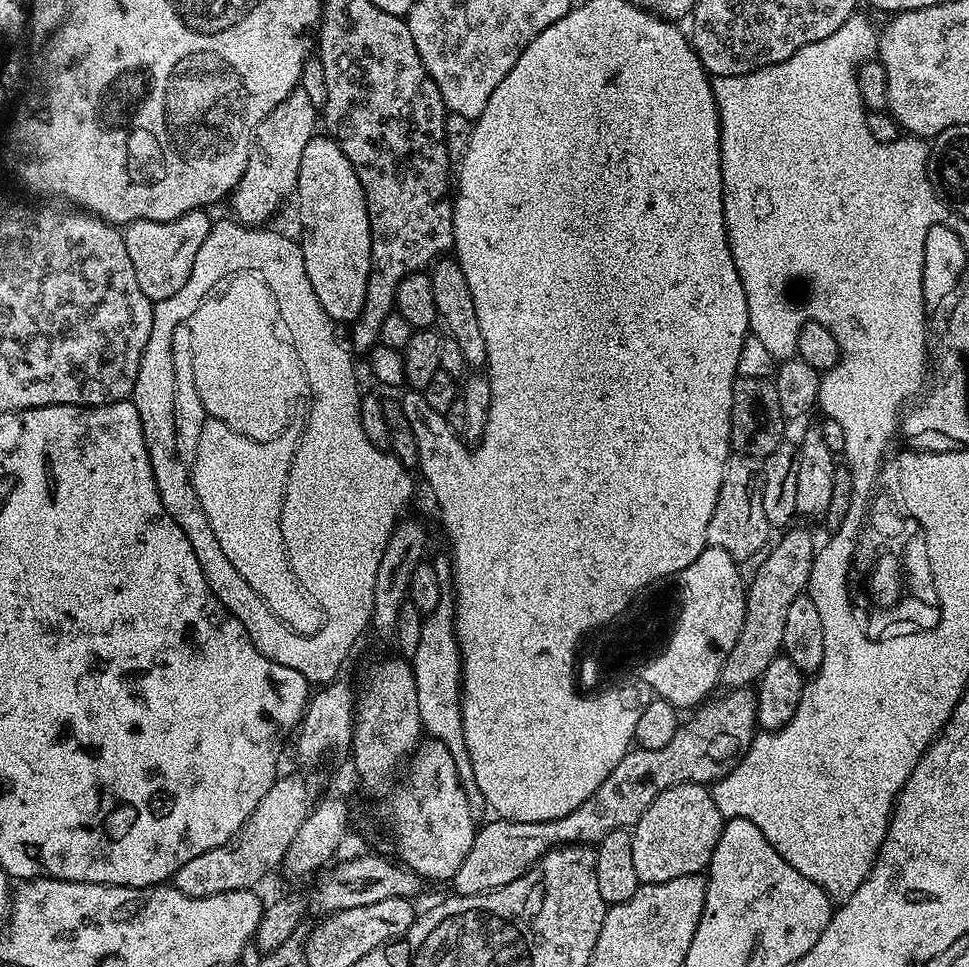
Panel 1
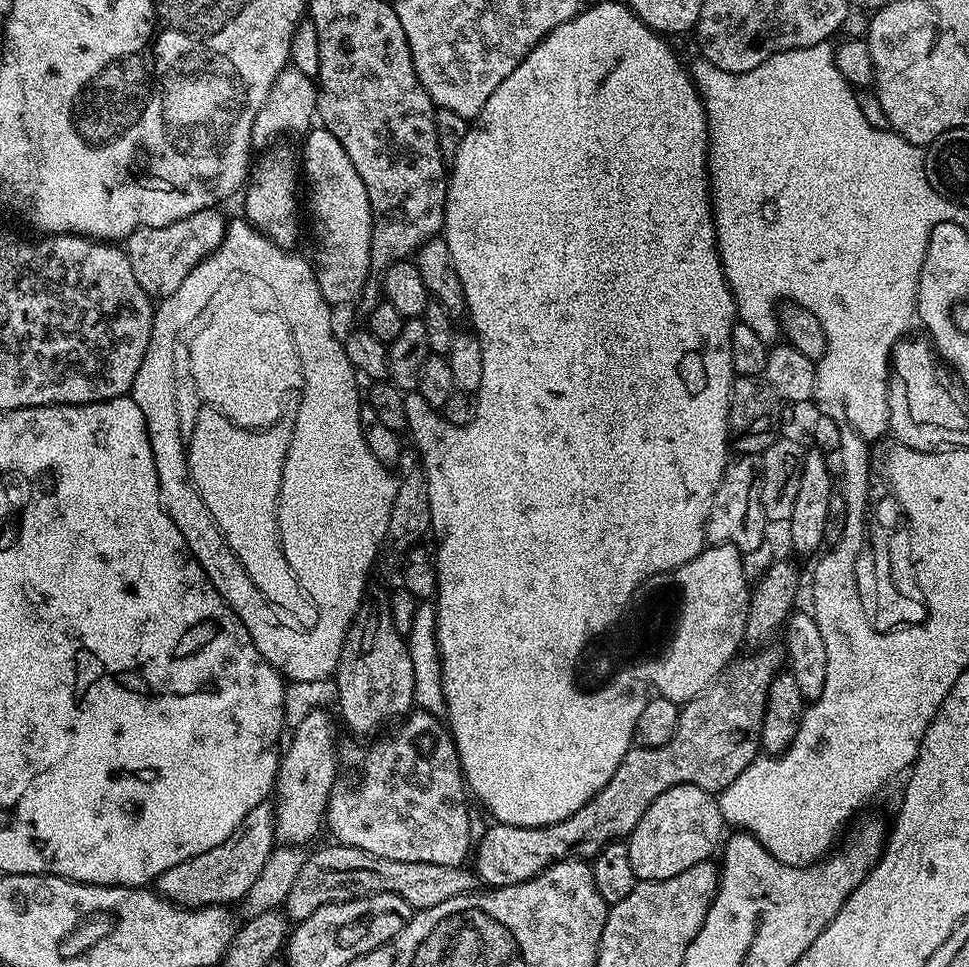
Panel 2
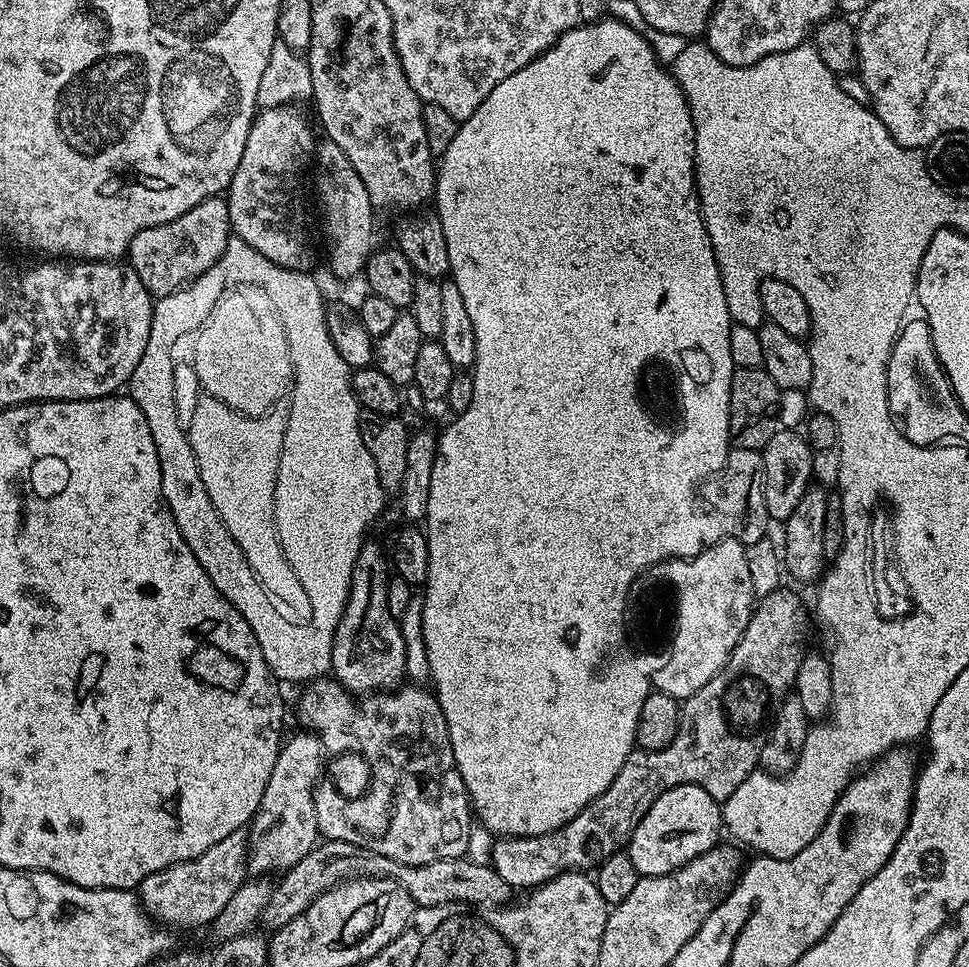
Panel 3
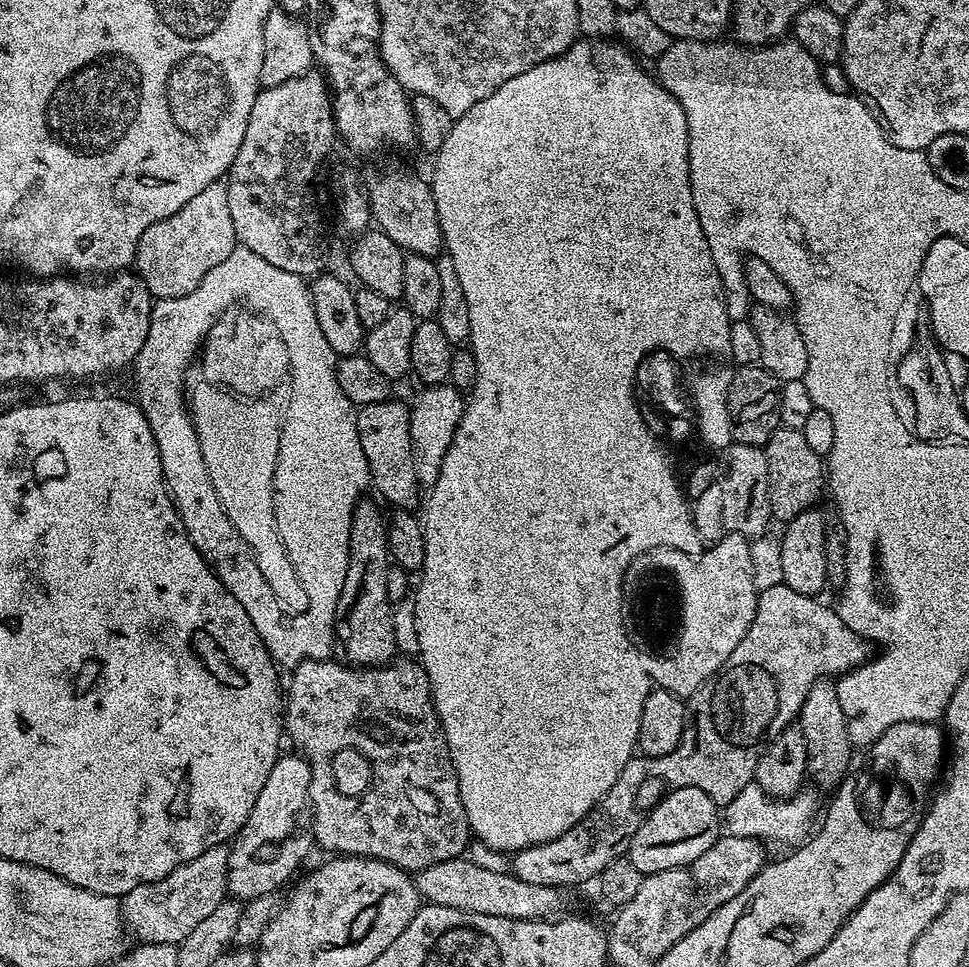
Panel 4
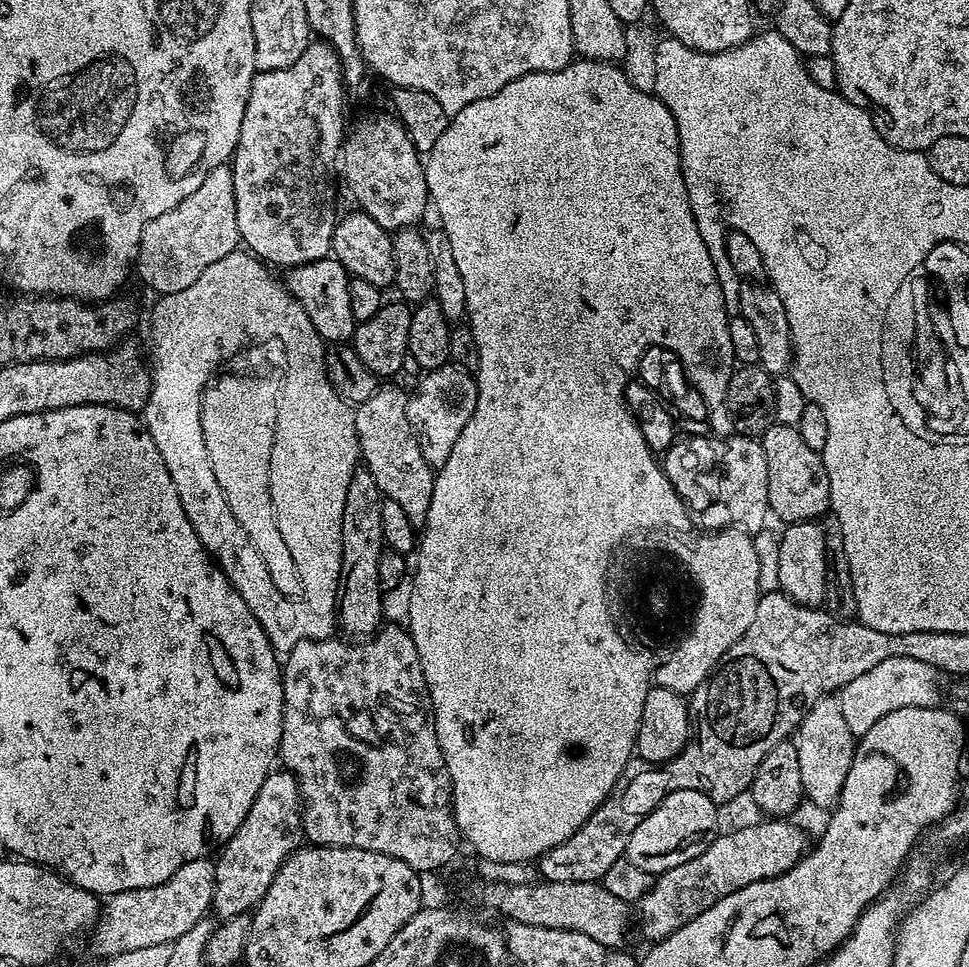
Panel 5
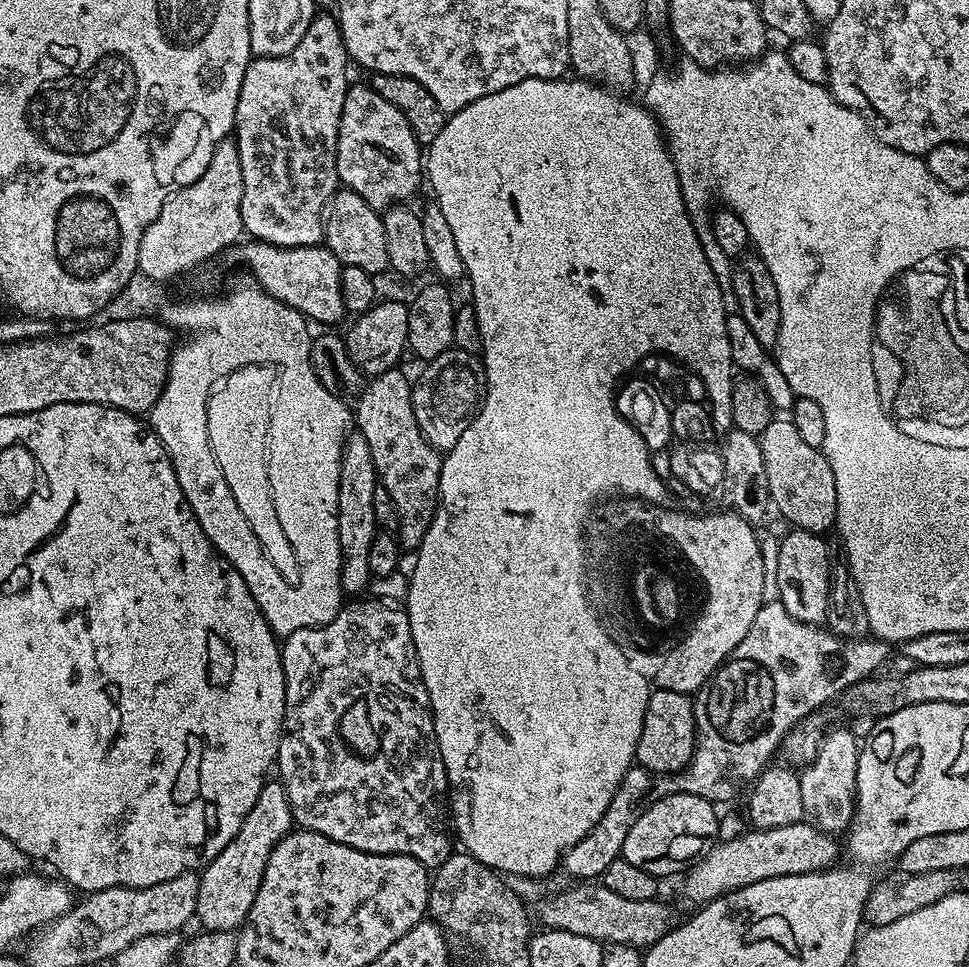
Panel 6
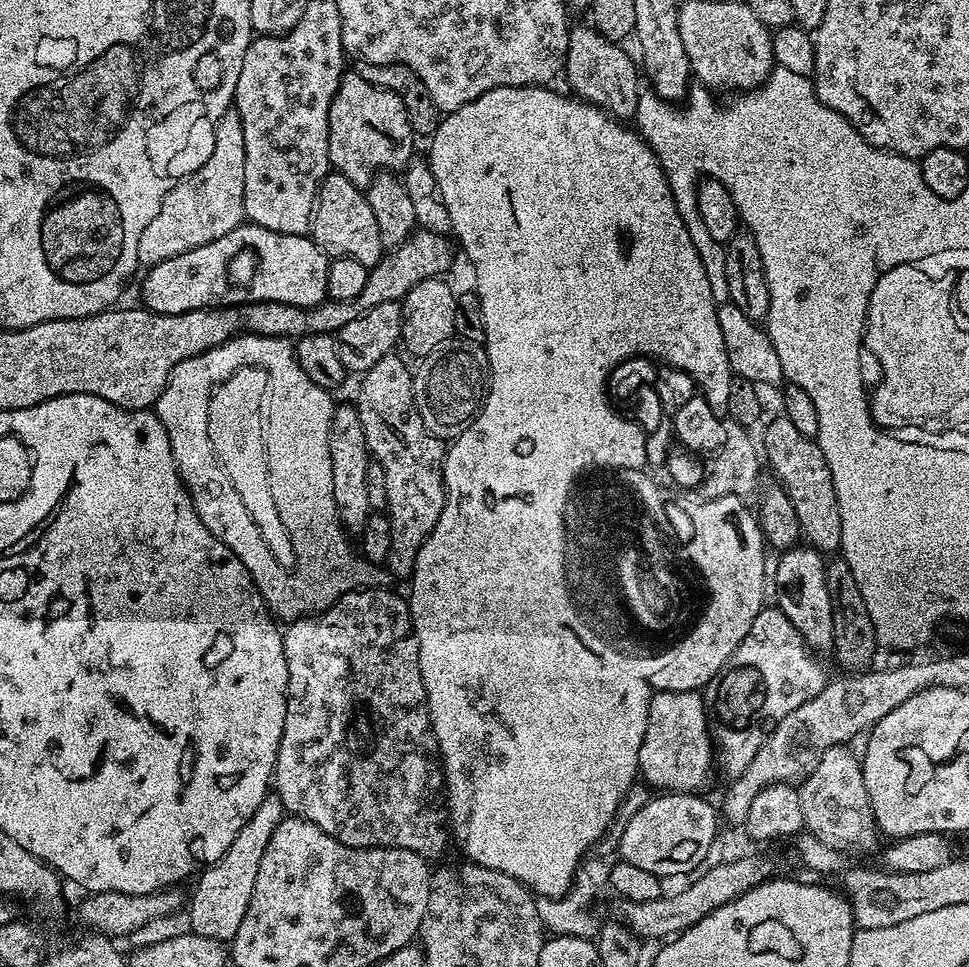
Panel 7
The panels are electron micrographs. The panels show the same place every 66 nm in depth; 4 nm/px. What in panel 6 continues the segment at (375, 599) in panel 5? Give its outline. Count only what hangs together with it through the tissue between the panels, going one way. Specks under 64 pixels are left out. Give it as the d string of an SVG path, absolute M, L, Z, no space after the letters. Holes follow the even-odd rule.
M358 430L347 433L340 453L340 477L338 478L338 538L344 555L340 586L345 593L360 592L370 581L368 555L370 542L374 542L378 525L374 514L374 490L378 486L376 467L366 438Z

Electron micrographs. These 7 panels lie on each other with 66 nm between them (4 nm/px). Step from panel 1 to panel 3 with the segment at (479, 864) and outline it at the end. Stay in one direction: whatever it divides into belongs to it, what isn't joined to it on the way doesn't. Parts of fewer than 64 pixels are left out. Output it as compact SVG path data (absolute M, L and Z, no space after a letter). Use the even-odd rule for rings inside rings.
M781 586L775 592L759 597L738 646L734 646L722 670L718 670L718 674L714 674L714 678L710 678L702 690L683 701L680 725L670 746L660 752L631 752L626 762L622 762L622 770L618 770L614 782L610 782L610 786L606 786L598 798L594 798L561 828L537 836L502 836L495 841L491 867L498 872L503 882L511 885L514 890L531 890L558 878L563 872L595 870L606 858L627 845L646 810L650 810L650 806L654 806L654 802L658 802L666 790L693 784L706 790L710 798L723 802L730 798L730 794L734 794L734 790L738 790L738 786L742 786L742 782L746 782L751 772L757 771L762 754L762 737L771 725L776 709L793 691L800 663L806 655L804 635L808 632L808 612L804 609L803 602L794 593L787 592L786 588Z

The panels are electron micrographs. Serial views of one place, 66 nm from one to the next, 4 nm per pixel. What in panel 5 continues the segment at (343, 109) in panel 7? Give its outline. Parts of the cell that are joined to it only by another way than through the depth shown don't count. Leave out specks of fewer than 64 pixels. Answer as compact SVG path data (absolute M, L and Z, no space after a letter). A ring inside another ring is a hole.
M395 115L364 116L347 129L342 145L344 180L357 200L359 211L366 213L378 226L389 230L419 225L424 211L429 211L428 187L421 153L408 137L407 130Z

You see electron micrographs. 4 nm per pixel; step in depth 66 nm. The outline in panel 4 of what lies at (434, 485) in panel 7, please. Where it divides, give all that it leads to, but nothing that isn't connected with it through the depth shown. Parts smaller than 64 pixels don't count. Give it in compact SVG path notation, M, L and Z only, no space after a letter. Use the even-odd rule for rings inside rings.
M389 398L382 402L359 405L356 421L362 450L366 454L368 475L374 488L377 488L389 500L389 505L412 510L417 507L416 503L417 505L421 503L422 489L414 474L410 422L408 421L410 408L407 403L403 404L402 401L396 399Z

